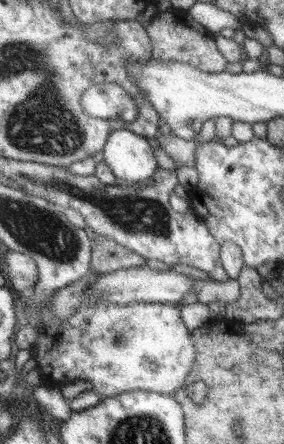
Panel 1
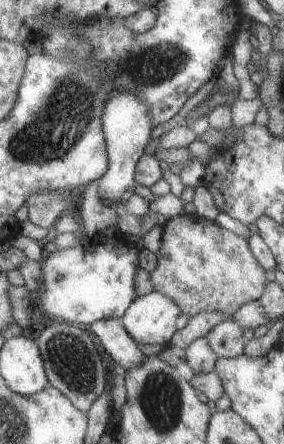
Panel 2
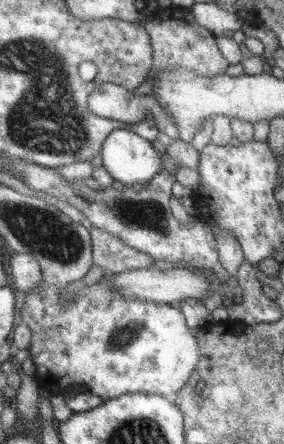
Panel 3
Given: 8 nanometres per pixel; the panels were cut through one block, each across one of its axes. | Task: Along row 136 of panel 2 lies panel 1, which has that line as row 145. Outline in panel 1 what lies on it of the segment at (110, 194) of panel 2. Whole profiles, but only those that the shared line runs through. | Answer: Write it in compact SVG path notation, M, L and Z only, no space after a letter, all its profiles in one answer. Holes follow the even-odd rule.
M127 128L113 130L103 146L103 162L111 166L115 178L127 184L145 184L159 166L153 158L153 142L129 132Z

